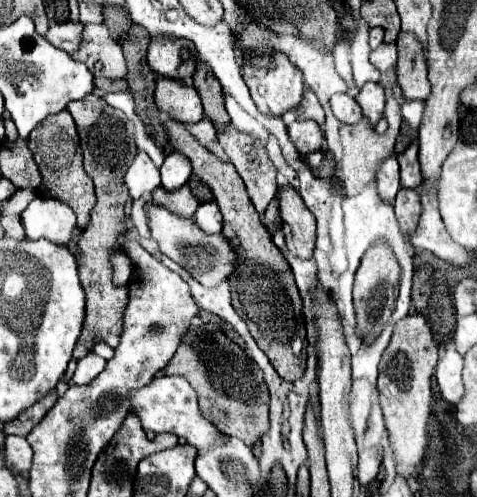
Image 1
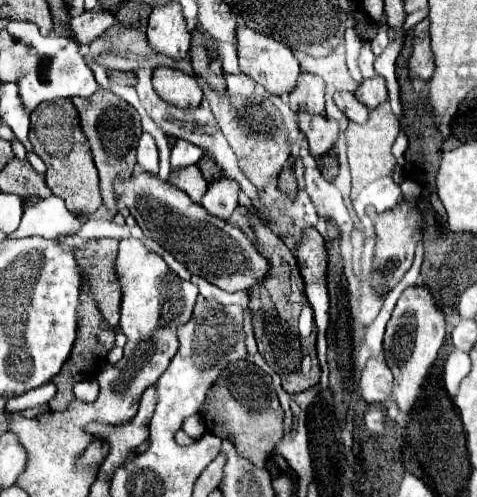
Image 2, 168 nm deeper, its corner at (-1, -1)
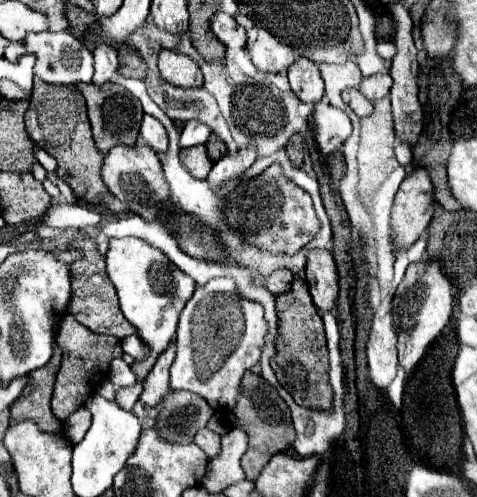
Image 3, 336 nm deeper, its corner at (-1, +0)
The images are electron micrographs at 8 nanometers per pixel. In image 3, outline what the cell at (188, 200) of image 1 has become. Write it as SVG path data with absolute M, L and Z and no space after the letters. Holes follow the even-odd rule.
M204 145L204 147L180 149L180 159L182 159L182 163L186 163L188 171L190 171L196 179L206 179L208 171L212 169L212 161L210 161L210 157L208 157L206 145Z

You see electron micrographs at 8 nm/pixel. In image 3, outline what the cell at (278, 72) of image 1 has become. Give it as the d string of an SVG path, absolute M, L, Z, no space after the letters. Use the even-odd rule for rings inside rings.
M236 15L234 17L238 25L242 25L248 33L248 53L252 55L254 65L260 71L272 71L272 73L280 73L286 71L292 63L294 63L294 51L280 43L270 31L266 31L264 27L256 27L252 25L252 19L248 19L246 15Z

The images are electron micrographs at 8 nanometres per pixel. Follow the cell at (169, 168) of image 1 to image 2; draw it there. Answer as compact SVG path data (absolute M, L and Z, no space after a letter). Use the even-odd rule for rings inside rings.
M178 140L176 146L172 148L172 156L170 156L172 170L194 166L194 164L198 164L198 160L200 160L202 156L204 156L202 148L196 148L194 144L188 144L186 140Z

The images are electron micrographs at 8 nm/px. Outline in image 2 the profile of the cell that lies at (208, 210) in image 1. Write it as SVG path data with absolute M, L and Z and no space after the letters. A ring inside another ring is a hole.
M224 178L224 180L218 180L218 182L212 182L208 186L208 192L204 194L202 198L202 206L206 212L210 212L212 216L220 218L220 220L230 220L232 212L236 210L238 206L238 184Z

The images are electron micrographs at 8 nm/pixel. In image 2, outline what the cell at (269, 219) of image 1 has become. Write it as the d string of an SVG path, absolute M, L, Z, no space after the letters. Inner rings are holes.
M288 160L278 176L278 188L280 192L288 194L288 196L294 196L298 192L298 186L296 186L296 178L294 178L294 168L292 168L292 160Z

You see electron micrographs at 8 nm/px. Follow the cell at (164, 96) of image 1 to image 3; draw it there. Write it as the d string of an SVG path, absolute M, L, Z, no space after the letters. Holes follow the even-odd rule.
M162 49L158 67L160 67L162 77L176 87L200 87L202 85L202 71L198 63L194 63L188 55Z

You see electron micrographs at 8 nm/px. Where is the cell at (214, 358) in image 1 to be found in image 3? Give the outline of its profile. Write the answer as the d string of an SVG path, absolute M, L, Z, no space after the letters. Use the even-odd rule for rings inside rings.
M248 371L242 379L242 395L238 397L238 405L230 409L226 415L230 415L230 417L224 417L224 423L228 423L228 427L242 427L250 437L248 451L242 457L242 469L246 471L246 479L250 481L254 481L260 475L262 467L270 461L272 455L286 451L296 439L288 405L266 379L262 379L260 375L254 375L252 371Z

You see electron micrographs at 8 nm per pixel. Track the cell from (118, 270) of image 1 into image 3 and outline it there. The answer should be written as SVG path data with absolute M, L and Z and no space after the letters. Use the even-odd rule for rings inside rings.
M80 235L70 245L76 247L76 249L80 249L84 253L84 257L80 261L76 261L76 263L70 265L72 299L68 303L68 313L72 313L78 323L82 323L84 327L88 327L94 333L112 335L116 339L124 339L128 335L134 335L136 329L122 317L122 311L118 307L116 289L112 287L112 281L106 275L106 263L104 263L104 257L98 253L96 243L90 241L88 237Z

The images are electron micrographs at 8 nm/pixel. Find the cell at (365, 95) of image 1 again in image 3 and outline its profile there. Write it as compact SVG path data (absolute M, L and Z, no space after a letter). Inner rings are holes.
M376 73L362 81L360 91L366 99L370 99L374 103L374 101L386 97L390 93L390 87L392 87L392 77L388 73Z

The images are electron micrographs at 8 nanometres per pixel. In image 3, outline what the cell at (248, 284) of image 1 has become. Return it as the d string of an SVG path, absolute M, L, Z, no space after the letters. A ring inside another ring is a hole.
M296 277L292 291L280 295L276 299L276 307L278 307L278 319L280 319L280 337L276 341L278 353L272 359L272 369L280 385L294 397L298 405L308 409L330 411L334 391L328 381L330 363L328 363L326 335L324 335L322 317L318 315L318 309L312 303L306 283Z

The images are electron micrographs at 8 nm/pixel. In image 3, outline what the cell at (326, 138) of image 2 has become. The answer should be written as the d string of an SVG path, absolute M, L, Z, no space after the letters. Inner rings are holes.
M326 97L314 105L316 143L324 155L336 151L352 133L352 123L342 109L332 107Z

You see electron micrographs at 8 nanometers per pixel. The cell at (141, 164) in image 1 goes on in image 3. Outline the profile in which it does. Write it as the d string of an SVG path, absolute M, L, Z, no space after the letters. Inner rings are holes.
M144 115L138 143L146 143L156 153L164 153L168 149L168 133L166 133L164 125L158 123L158 119L154 119L152 115Z

